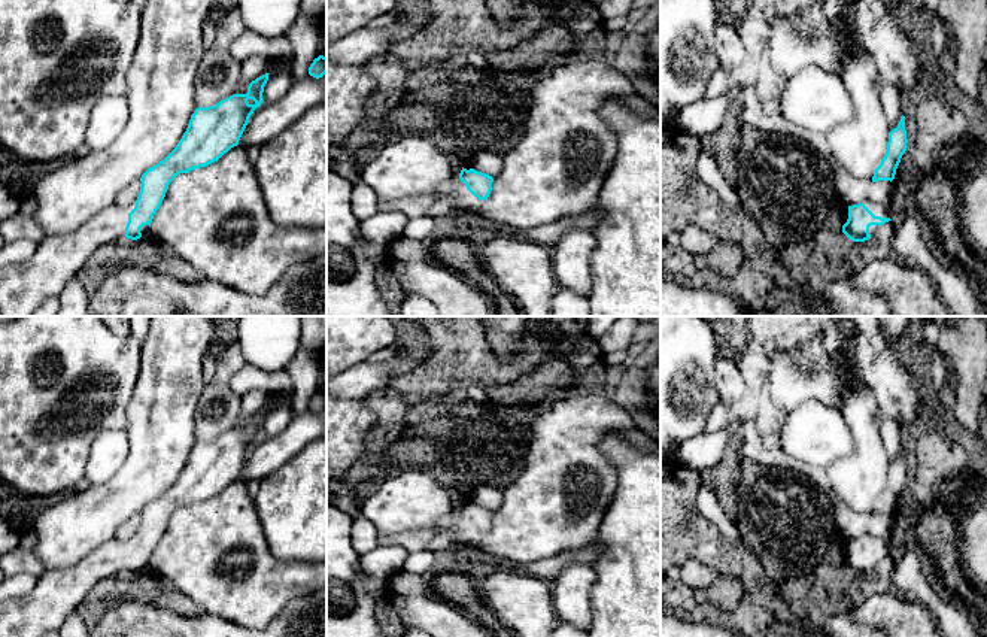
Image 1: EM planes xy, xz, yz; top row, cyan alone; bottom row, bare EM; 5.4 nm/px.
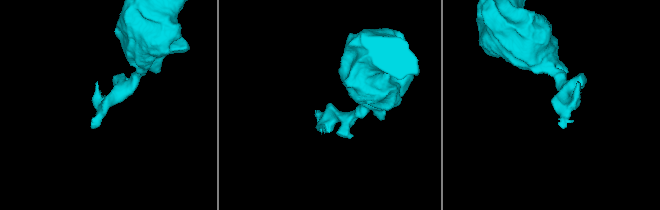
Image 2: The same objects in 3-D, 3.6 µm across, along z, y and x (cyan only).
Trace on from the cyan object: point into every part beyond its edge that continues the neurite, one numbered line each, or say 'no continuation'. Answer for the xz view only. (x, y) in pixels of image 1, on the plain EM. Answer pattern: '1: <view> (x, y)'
1: xz (453, 522)

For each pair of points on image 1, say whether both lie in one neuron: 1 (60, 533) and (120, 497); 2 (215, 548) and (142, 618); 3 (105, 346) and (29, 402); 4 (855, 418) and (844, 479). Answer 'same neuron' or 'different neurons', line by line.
1: same neuron
2: different neurons
3: same neuron
4: same neuron

